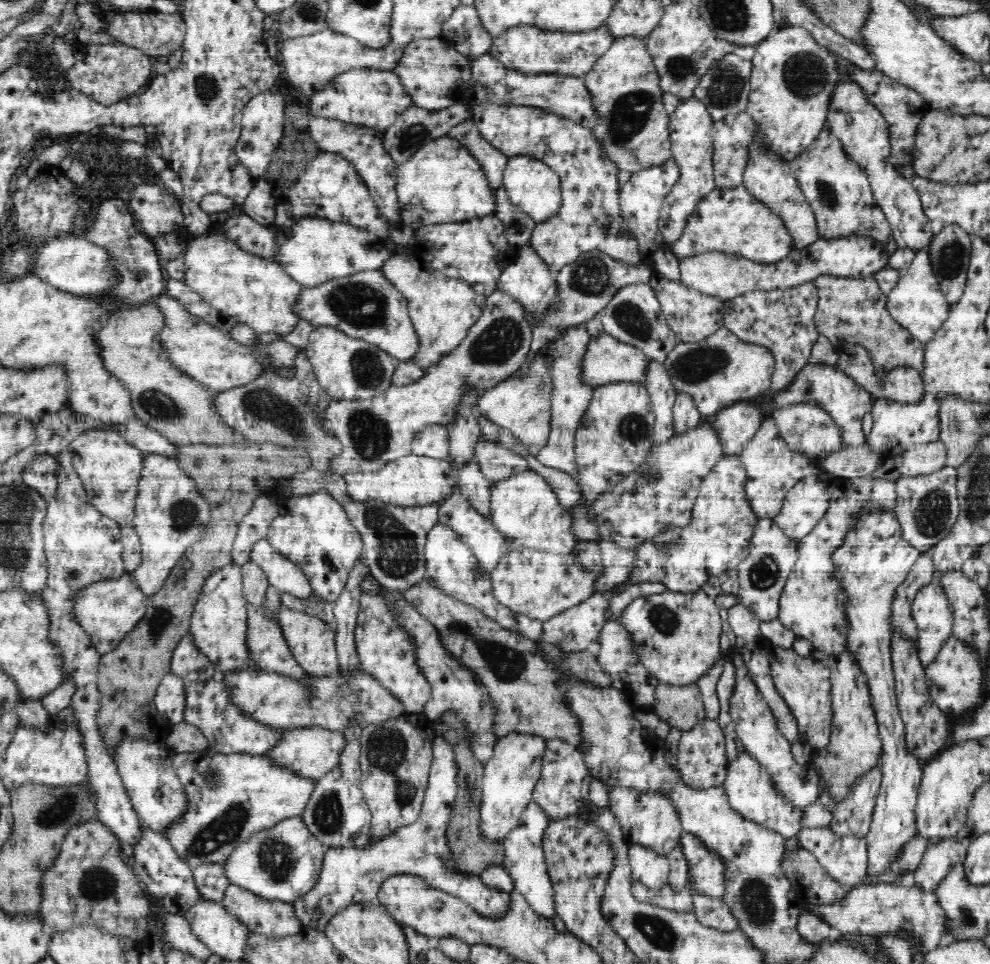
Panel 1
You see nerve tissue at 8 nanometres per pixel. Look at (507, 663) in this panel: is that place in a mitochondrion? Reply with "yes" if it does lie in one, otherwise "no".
yes

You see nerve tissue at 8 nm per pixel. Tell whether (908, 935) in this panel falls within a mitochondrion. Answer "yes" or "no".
no

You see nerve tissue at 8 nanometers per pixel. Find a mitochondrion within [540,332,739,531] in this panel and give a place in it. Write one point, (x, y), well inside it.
(698, 364)

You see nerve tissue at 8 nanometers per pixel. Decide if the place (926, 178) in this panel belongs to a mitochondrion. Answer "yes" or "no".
no

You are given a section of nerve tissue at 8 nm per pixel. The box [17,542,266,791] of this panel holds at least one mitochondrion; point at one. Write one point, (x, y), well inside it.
(162, 620)

